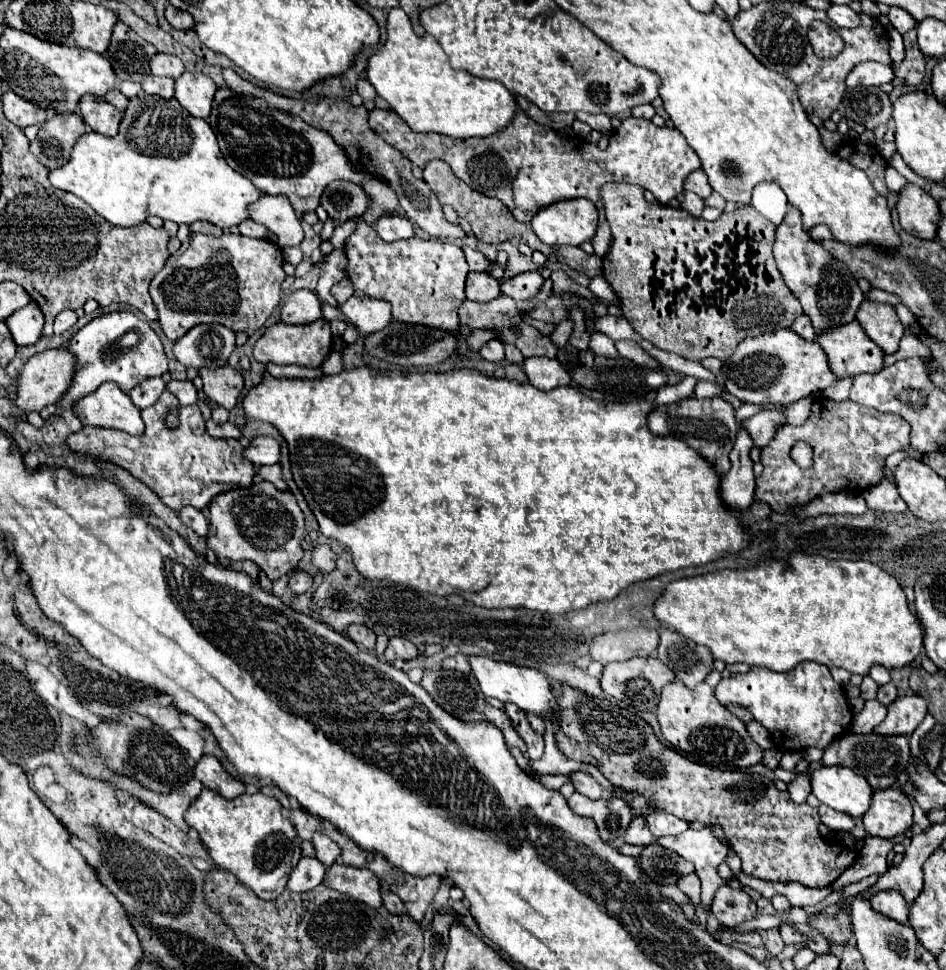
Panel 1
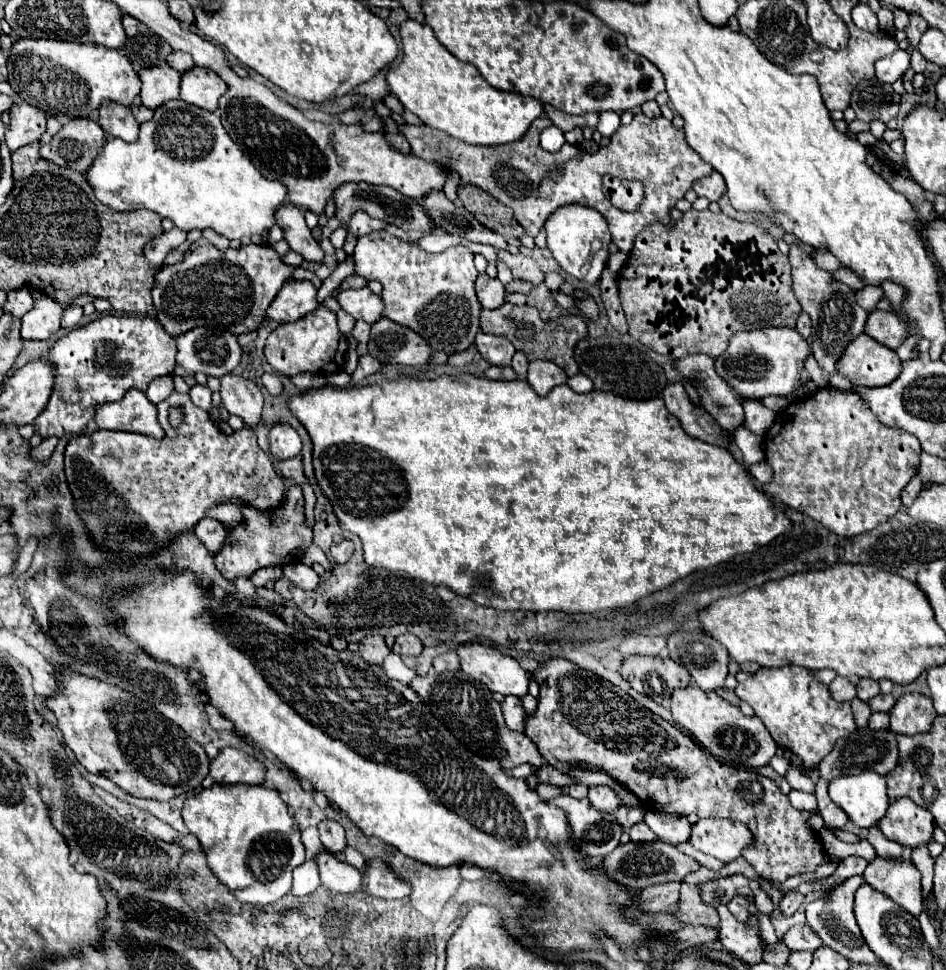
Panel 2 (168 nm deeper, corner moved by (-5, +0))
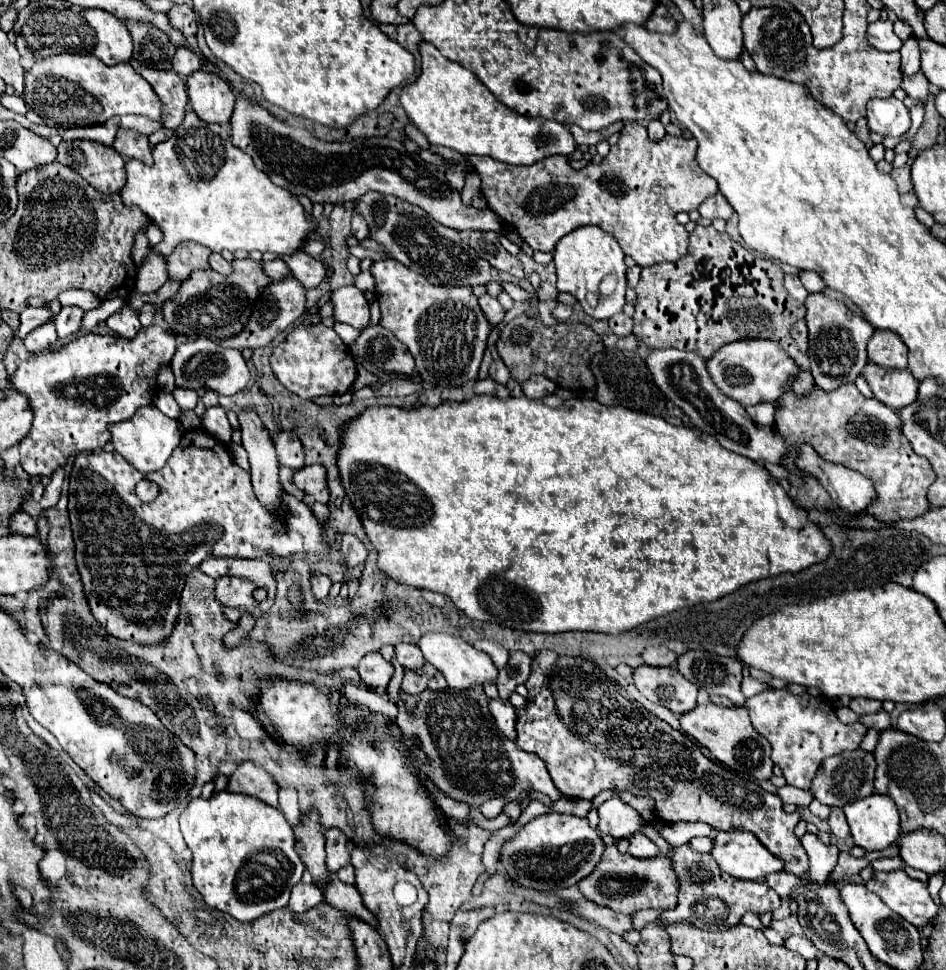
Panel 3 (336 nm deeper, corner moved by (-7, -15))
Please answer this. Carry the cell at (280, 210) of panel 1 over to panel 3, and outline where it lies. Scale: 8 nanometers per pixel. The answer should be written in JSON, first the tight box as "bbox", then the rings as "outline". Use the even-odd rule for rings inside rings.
{"bbox":[282,251,326,289],"outline":[[[300,251],[296,255],[290,255],[290,257],[282,257],[282,259],[290,267],[292,275],[304,285],[304,289],[318,287],[326,277],[324,263],[320,259],[312,259],[304,251]]]}

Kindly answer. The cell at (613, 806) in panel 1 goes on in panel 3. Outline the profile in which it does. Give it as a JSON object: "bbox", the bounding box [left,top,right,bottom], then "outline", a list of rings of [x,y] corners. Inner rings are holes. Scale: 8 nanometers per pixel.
{"bbox":[500,811,604,891],"outline":[[[550,811],[528,821],[502,845],[500,863],[504,865],[508,877],[520,887],[536,891],[558,891],[572,887],[590,875],[602,859],[602,853],[604,843],[598,831],[588,825],[588,819]]]}

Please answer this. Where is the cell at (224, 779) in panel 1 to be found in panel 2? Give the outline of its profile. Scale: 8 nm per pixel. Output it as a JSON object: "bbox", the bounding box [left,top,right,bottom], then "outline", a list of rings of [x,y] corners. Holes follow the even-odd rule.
{"bbox":[210,748,264,784],"outline":[[[224,748],[210,762],[210,776],[218,784],[262,784],[264,766],[236,748]]]}

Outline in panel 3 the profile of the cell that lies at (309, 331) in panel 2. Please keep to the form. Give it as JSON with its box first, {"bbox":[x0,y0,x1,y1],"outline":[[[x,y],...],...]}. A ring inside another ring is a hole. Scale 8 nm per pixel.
{"bbox":[270,325,356,399],"outline":[[[298,325],[288,337],[274,349],[270,357],[276,379],[302,399],[314,399],[320,395],[342,395],[356,381],[356,363],[350,349],[330,327]]]}

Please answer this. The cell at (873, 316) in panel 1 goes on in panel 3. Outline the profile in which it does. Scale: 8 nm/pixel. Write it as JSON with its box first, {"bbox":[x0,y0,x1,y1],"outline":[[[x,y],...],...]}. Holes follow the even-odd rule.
{"bbox":[868,331,908,369],"outline":[[[876,331],[868,341],[868,359],[884,369],[906,369],[908,349],[892,331]]]}

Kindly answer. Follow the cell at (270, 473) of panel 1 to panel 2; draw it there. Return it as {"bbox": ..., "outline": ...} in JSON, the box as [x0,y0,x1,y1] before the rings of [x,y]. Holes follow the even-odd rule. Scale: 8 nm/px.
{"bbox":[278,456,316,510],"outline":[[[300,456],[290,458],[290,460],[280,460],[280,462],[278,462],[278,472],[280,472],[284,478],[294,480],[294,482],[304,490],[304,498],[306,498],[306,502],[308,502],[308,508],[312,510],[312,508],[314,508],[314,502],[316,502],[316,496],[314,496],[312,486],[310,486],[308,480],[304,478]]]}

